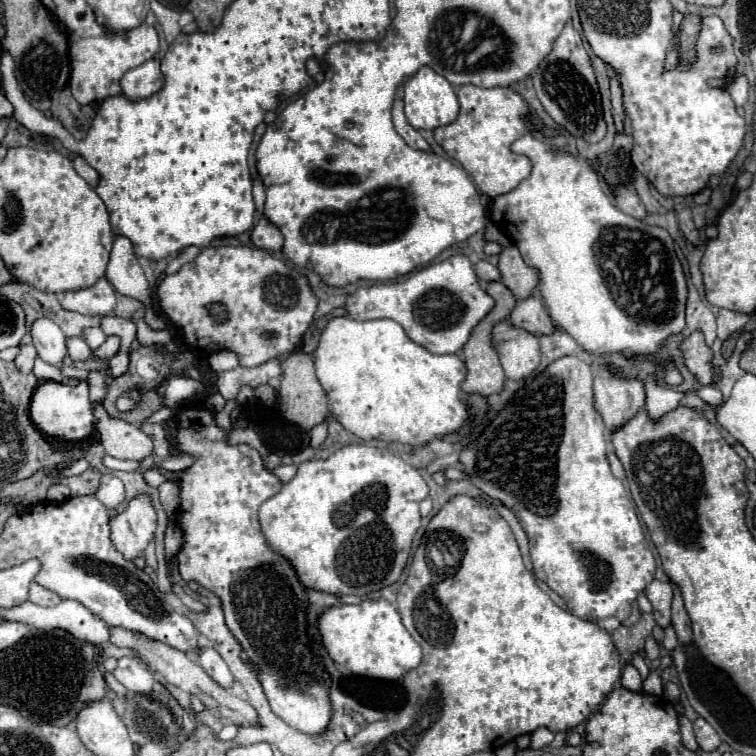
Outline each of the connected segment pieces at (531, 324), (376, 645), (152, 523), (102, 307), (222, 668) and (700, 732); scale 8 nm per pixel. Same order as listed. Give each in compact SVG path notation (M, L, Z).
M528 297L516 303L516 307L510 313L510 321L516 327L522 327L534 335L542 335L542 333L552 333L554 331L554 323L548 317L548 313L542 307L542 301L538 297Z
M366 599L358 605L332 605L318 617L318 631L332 661L362 677L396 681L422 661L420 645L404 629L396 607L386 599Z
M140 493L128 501L126 509L112 517L112 543L126 559L142 555L156 531L156 511L152 497Z
M106 277L96 281L88 289L80 289L76 293L64 293L60 305L66 311L76 311L82 315L98 315L106 317L116 307L116 293Z
M200 647L200 653L198 653L198 657L194 657L194 661L218 683L218 685L222 685L224 689L228 689L228 687L232 687L232 675L230 675L230 671L228 671L228 665L224 663L224 659L218 655L218 651L216 649L212 649L212 647Z
M698 717L694 721L694 735L696 735L696 741L700 745L700 749L704 751L714 751L718 749L718 745L722 743L720 741L720 735L712 729L712 725L708 725L708 721L704 721L702 717Z

